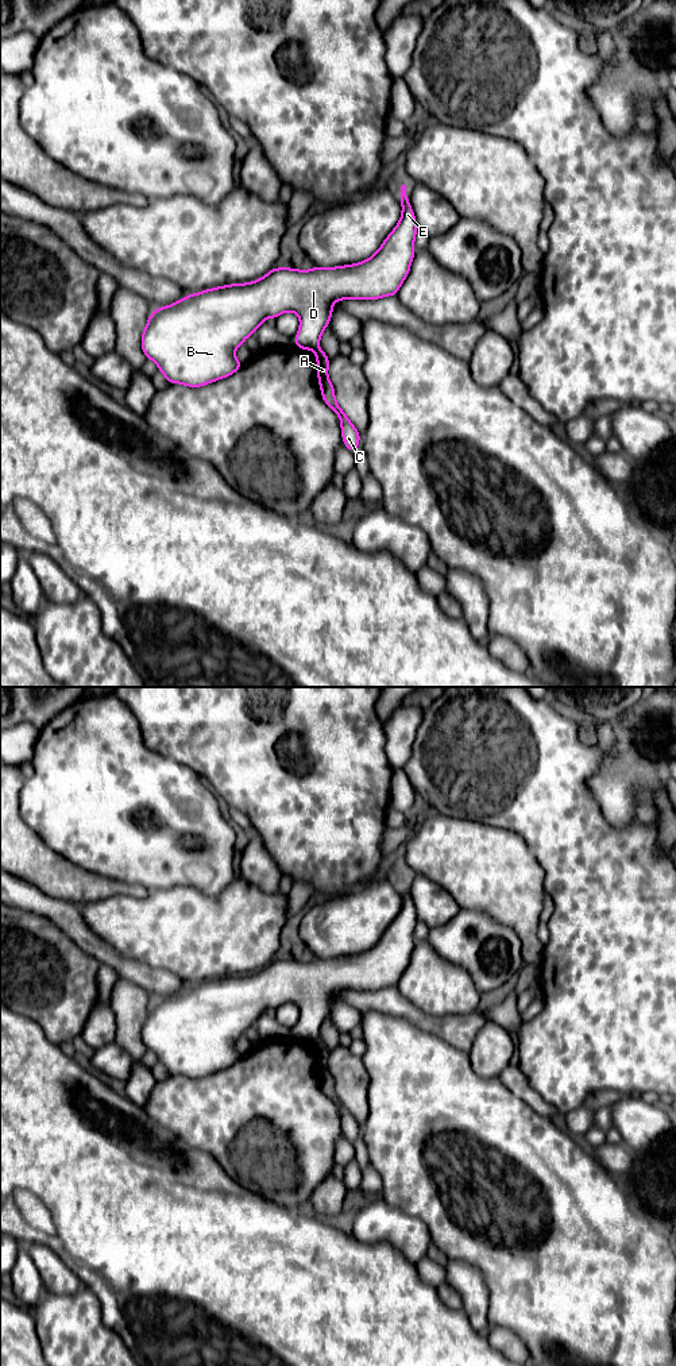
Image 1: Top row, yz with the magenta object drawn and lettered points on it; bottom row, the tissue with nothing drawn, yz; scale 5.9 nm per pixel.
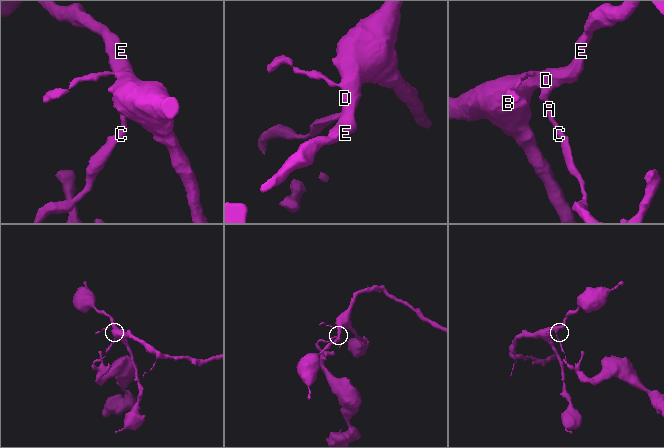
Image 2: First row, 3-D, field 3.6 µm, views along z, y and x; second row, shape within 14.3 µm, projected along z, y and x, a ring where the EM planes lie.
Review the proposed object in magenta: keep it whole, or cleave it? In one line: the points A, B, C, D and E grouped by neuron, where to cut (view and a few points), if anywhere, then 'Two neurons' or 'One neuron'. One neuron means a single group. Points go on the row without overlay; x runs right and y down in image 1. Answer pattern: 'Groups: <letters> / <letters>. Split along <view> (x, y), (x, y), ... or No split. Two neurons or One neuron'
Groups: A C / B D E. Split along yz (317, 1037), (313, 1041). Two neurons

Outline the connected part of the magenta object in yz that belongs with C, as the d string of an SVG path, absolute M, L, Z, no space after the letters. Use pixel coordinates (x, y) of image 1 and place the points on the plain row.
M320 1038L313 1041L313 1043L317 1050L317 1068L318 1068L322 1091L340 1110L341 1128L343 1128L344 1137L351 1143L355 1143L356 1139L359 1138L360 1124L349 1112L344 1101L337 1096L337 1092L335 1089L333 1076L328 1069L328 1058L331 1051Z

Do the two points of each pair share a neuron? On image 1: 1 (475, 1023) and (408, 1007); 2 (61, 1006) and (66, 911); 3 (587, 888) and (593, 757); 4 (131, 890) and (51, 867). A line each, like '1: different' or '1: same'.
1: same
2: different
3: same
4: same

